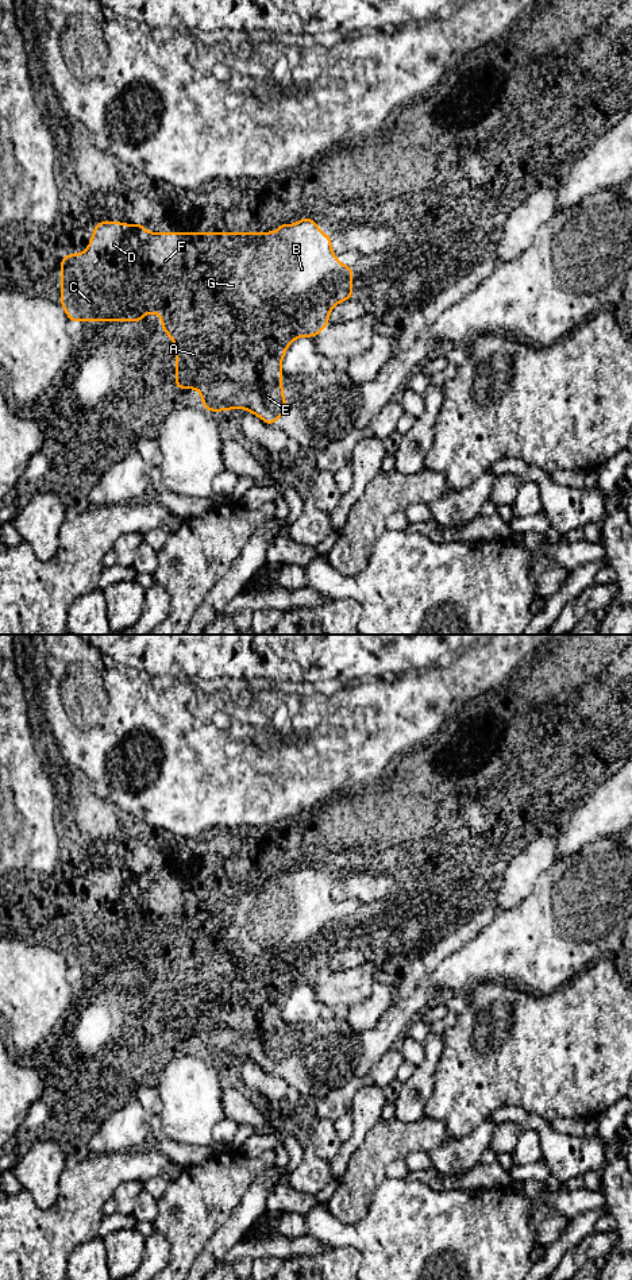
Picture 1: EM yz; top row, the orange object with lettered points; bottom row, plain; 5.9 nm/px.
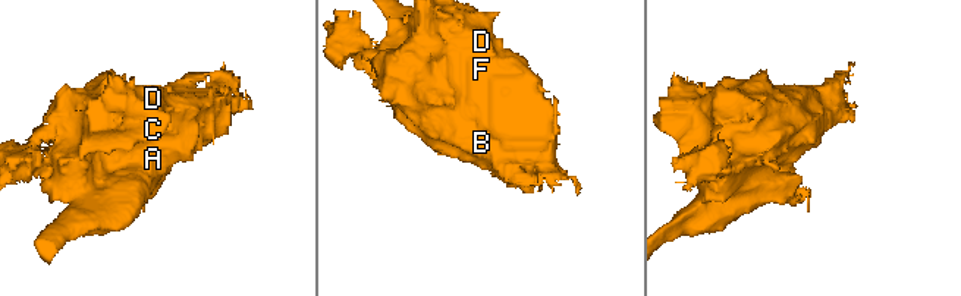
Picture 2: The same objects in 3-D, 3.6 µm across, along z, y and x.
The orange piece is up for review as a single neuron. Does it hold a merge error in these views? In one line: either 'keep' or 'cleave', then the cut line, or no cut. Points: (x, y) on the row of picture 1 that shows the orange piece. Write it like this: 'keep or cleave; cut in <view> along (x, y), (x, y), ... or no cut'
cleave; cut in yz along (281, 371), (238, 382), (228, 365), (208, 359), (199, 389)

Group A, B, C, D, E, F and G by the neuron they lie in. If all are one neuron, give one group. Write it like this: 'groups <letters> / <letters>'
groups A B C D F G / E

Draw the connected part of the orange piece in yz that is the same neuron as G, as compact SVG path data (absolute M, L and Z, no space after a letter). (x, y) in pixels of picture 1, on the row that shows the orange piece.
M298 219L296 224L289 225L280 223L280 230L273 232L146 232L143 224L123 224L122 221L101 220L95 228L90 238L90 243L81 254L69 254L61 259L61 306L66 311L69 321L142 321L146 313L159 313L162 329L170 336L176 344L176 386L177 389L201 389L207 383L207 361L221 359L224 365L231 366L231 374L236 378L236 382L242 382L243 375L257 375L266 379L269 375L282 373L281 362L284 354L294 339L301 336L315 338L330 323L328 316L332 308L346 300L352 298L352 267L348 265L340 265L338 255L331 250L331 236L321 234L317 223L313 219Z

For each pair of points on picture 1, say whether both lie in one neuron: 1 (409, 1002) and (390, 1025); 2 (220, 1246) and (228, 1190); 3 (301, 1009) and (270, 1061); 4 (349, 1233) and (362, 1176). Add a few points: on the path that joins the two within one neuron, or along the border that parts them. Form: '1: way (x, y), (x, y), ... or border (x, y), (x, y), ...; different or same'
1: way (408, 1007), (396, 1020); same
2: border (241, 1198), (231, 1217), (203, 1249); different
3: border (319, 1018), (309, 1024), (288, 1024), (282, 1021); different
4: border (373, 1201), (355, 1223), (342, 1223), (326, 1205); different

